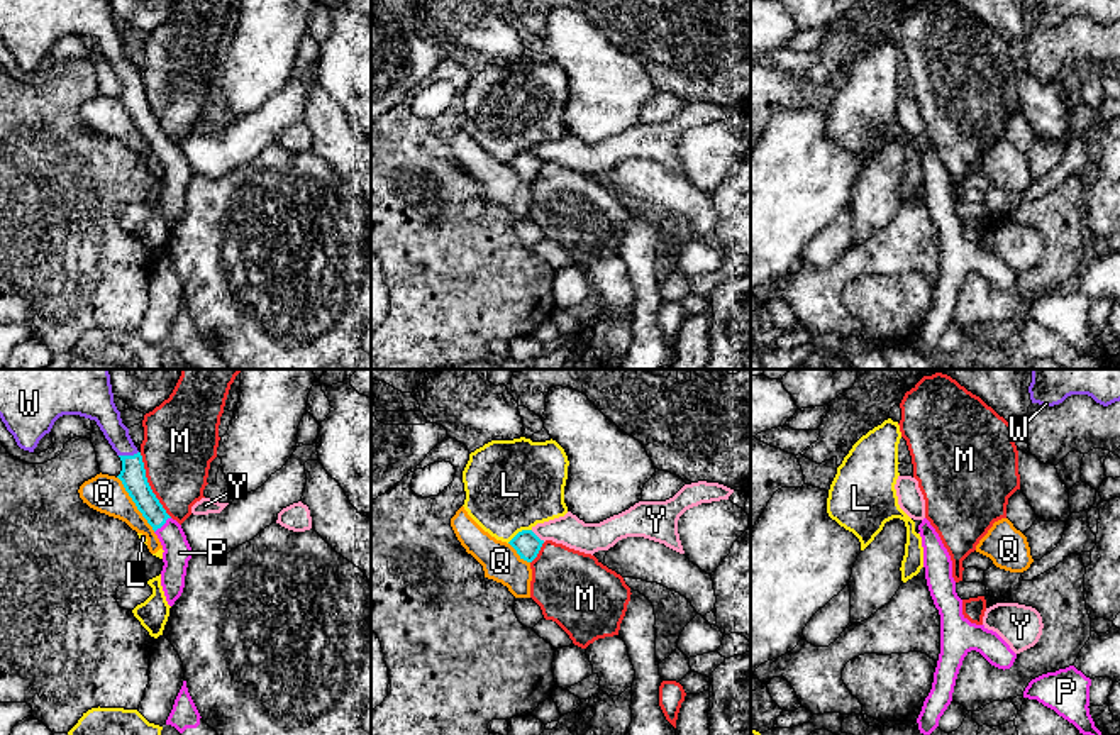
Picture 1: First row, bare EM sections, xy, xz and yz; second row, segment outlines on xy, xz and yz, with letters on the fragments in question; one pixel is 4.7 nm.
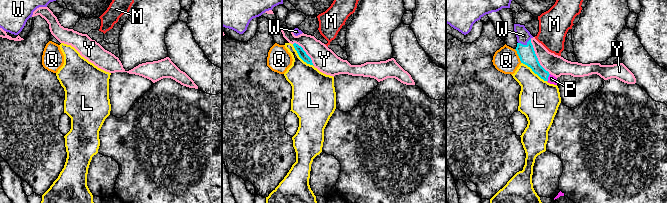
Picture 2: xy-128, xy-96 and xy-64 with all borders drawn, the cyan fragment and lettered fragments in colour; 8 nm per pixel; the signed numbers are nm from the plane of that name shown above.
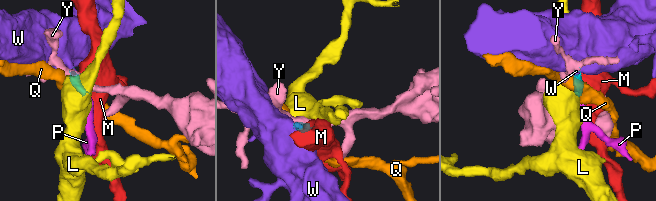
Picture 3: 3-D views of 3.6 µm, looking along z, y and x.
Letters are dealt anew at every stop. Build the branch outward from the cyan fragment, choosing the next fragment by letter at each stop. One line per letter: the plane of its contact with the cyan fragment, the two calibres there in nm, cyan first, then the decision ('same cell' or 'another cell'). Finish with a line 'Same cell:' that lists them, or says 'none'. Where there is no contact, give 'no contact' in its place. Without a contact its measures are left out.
L: xz | 120/440 nm | another cell
M: xy | 120/340 nm | another cell
P: xy | 120/130 nm | same cell
Q: xy | 120/180 nm | another cell
W: xy | 120/120 nm | same cell
Y: xz | 120/150 nm | another cell
Same cell: P, W

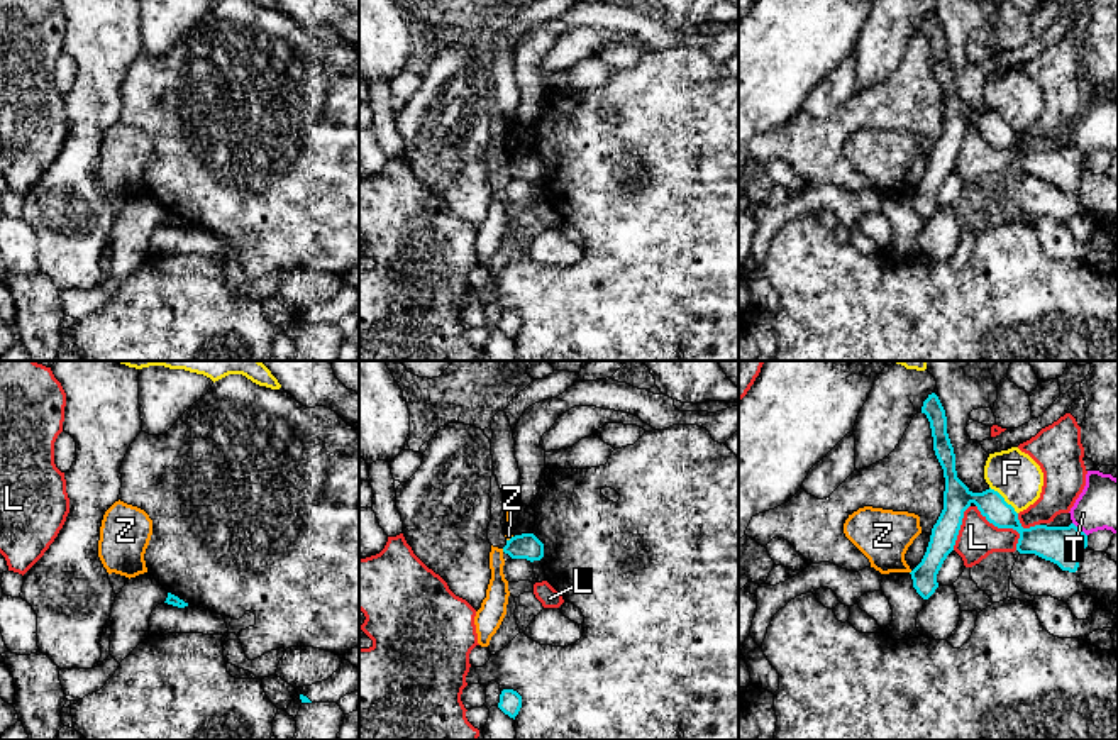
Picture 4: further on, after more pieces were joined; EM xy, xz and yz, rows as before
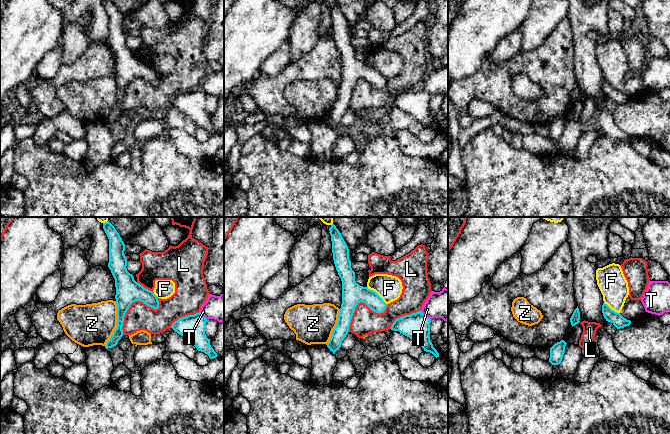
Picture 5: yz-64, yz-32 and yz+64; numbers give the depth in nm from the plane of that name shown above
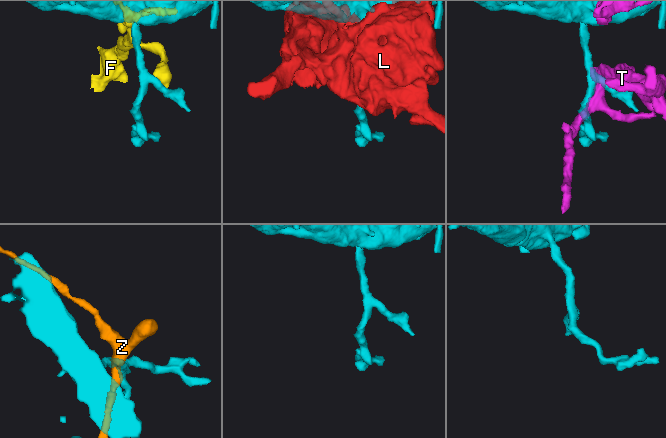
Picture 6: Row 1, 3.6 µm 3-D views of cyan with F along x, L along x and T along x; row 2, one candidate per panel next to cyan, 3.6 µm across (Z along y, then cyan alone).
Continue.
F: yz | 140/220 nm | another cell
L: yz | 160/180 nm | another cell
T: yz | 190/240 nm | another cell
Z: xz | 120/40 nm | another cell
Same cell: none

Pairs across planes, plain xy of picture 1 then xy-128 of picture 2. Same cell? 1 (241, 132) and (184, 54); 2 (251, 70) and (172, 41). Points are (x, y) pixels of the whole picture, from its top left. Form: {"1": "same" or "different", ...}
{"1": "different", "2": "different"}

